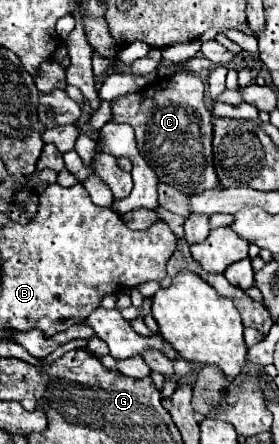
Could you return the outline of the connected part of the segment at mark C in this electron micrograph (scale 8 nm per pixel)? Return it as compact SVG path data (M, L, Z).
M185 72L185 78L177 74L163 78L155 86L147 86L141 92L119 96L111 104L111 112L113 122L129 124L135 130L139 152L161 182L185 196L205 190L205 176L215 172L211 150L213 114L205 106L205 86L197 74Z

